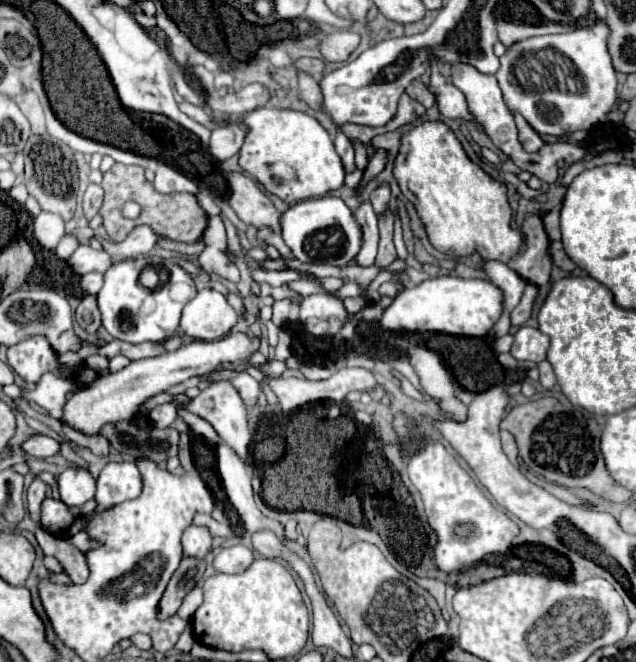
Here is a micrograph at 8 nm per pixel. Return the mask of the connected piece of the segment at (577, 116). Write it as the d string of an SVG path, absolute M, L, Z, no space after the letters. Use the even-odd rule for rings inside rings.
M607 22L595 24L595 26L587 26L587 28L579 28L575 32L569 34L555 34L555 36L533 36L527 38L523 42L513 44L505 56L501 56L501 68L495 74L499 80L499 86L503 90L503 98L507 102L507 106L511 110L517 110L537 132L541 134L555 134L561 136L565 132L575 132L575 130L595 130L599 126L605 124L605 118L608 113L613 110L613 106L617 104L617 72L613 70L611 64L611 56L609 56L607 48L607 39L609 36L609 26ZM555 54L557 58L549 58L549 64L545 68L539 68L539 80L543 80L543 86L535 86L535 82L531 82L531 78L527 78L527 74L531 76L531 72L535 74L537 68L531 66L531 62L539 62L541 58Z

